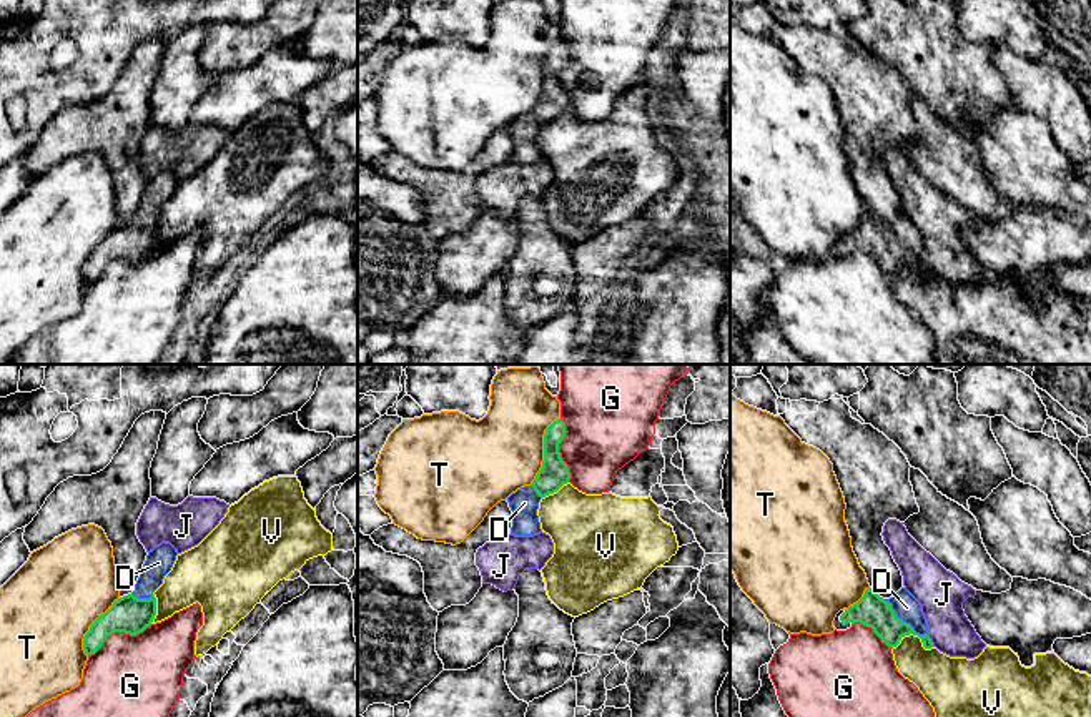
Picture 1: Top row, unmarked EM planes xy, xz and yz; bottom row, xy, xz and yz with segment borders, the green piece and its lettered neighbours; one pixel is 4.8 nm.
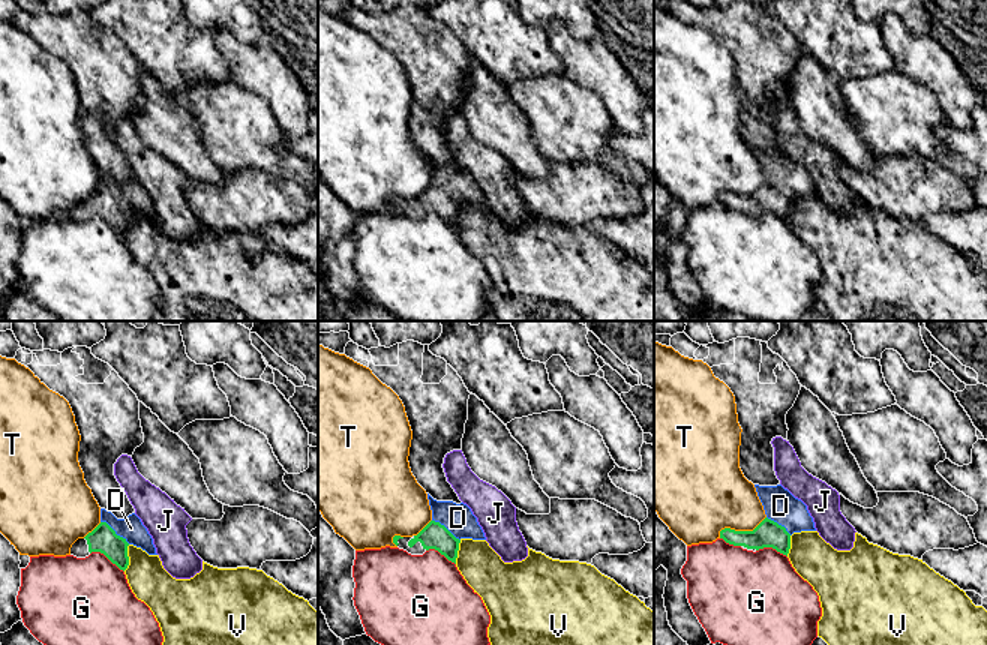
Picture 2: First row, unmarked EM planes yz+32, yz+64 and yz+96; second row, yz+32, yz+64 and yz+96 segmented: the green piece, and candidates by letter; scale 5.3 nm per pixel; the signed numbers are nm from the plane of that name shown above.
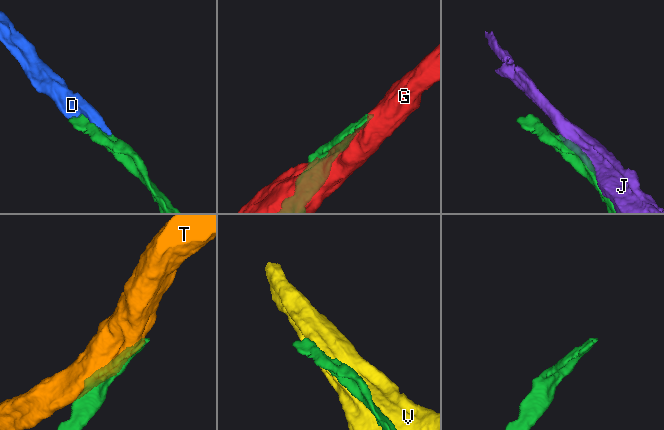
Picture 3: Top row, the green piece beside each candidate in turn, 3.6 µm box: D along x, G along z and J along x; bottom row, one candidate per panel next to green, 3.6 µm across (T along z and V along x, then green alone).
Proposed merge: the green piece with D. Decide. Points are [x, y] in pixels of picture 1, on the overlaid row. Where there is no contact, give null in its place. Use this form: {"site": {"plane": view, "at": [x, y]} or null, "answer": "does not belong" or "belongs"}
{"site": {"plane": "yz", "at": [902, 621]}, "answer": "belongs"}

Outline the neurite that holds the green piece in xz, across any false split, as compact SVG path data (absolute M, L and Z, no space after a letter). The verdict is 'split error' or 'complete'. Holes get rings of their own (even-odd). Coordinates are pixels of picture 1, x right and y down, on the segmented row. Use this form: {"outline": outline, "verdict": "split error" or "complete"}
{"outline": "M562 419L554 421L544 434L544 461L531 486L524 486L507 497L512 511L514 536L534 536L539 534L541 522L537 516L539 502L542 497L557 492L569 482L570 472L562 461L559 444L565 438L565 423Z", "verdict": "split error"}

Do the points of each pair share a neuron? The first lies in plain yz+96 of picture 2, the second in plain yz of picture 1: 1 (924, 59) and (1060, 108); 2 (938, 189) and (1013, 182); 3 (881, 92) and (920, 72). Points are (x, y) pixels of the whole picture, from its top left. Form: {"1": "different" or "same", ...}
{"1": "same", "2": "different", "3": "different"}

